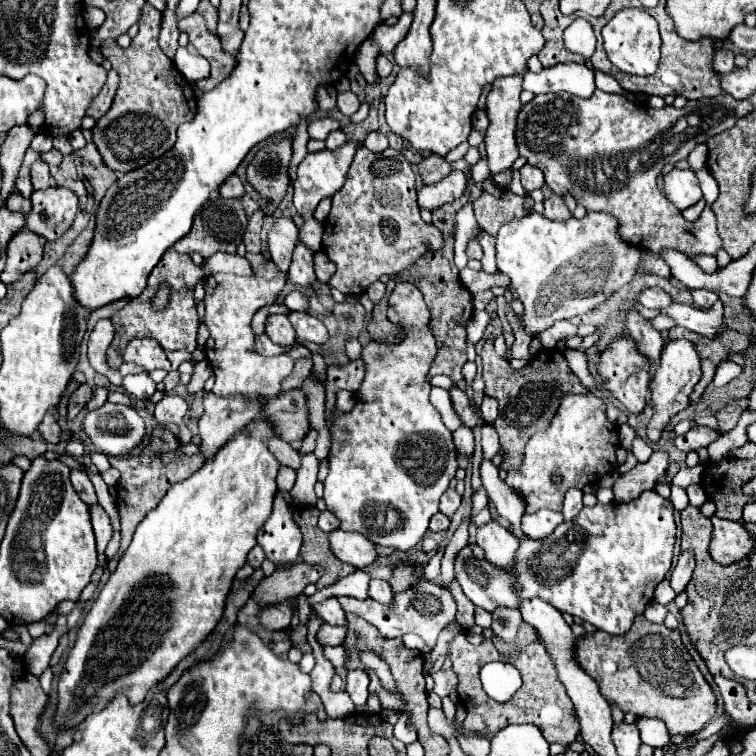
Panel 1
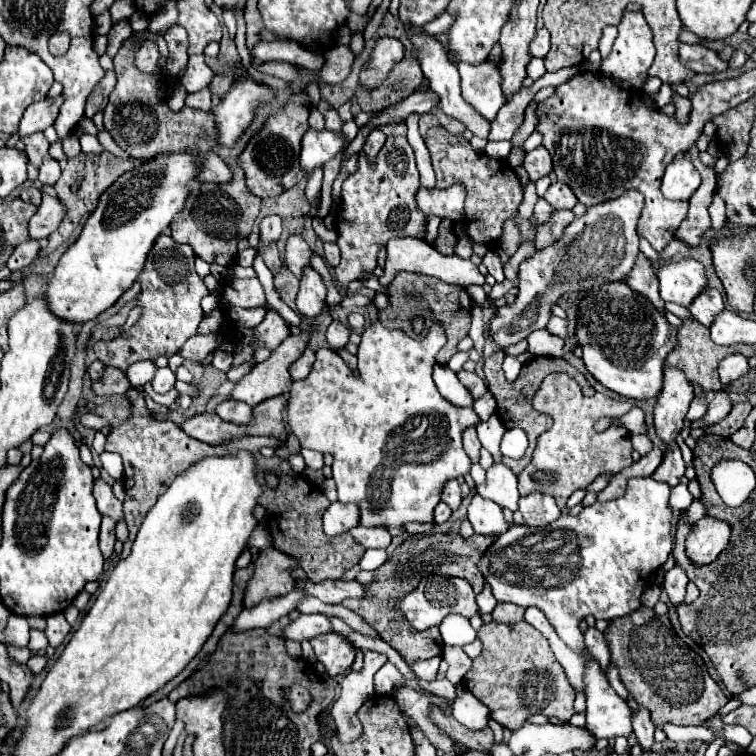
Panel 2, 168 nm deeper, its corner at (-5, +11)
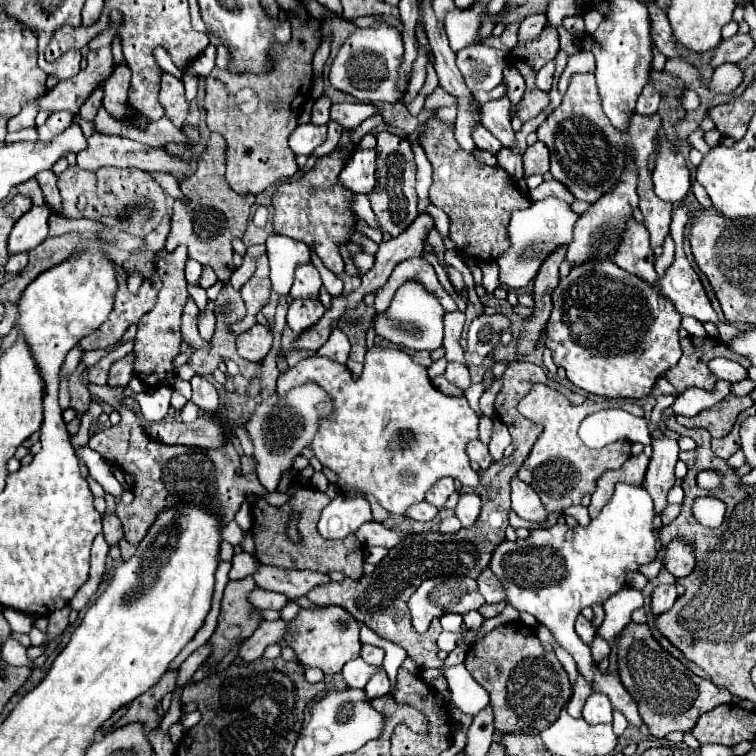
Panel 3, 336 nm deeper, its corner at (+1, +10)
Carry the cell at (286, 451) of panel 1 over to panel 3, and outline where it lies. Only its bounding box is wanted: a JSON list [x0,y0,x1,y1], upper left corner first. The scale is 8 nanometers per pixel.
[190,376,220,412]

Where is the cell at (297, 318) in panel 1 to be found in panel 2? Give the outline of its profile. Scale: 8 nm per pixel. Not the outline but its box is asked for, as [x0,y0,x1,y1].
[326,321,348,351]

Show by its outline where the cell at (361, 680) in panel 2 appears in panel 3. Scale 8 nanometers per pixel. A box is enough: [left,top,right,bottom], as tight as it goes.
[360,644,384,666]

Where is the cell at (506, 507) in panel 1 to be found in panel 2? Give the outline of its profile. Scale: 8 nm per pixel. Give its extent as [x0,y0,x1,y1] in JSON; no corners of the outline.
[434,365,474,407]

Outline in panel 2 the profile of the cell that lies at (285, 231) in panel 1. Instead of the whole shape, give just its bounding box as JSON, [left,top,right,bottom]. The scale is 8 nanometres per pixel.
[284,233,310,275]

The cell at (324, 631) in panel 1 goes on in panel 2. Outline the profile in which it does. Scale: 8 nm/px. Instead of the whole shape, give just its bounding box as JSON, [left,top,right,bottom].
[284,613,332,641]

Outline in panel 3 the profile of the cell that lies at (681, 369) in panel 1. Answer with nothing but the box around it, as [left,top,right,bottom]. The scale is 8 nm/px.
[644,436,678,514]

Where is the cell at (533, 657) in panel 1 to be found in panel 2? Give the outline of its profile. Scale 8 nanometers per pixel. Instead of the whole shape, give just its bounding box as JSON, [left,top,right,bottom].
[464,621,574,729]

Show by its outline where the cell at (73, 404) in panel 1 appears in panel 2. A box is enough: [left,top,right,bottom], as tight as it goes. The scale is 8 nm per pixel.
[92,367,130,395]

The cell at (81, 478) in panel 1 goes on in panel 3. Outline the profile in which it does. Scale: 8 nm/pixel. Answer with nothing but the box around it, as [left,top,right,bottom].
[102,516,124,546]

